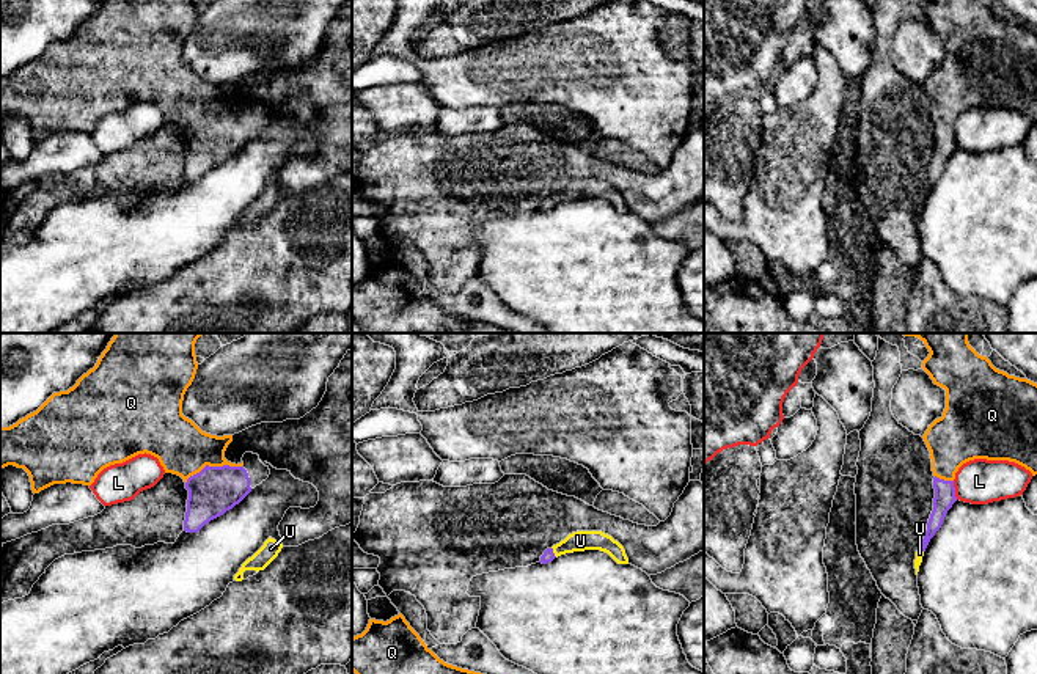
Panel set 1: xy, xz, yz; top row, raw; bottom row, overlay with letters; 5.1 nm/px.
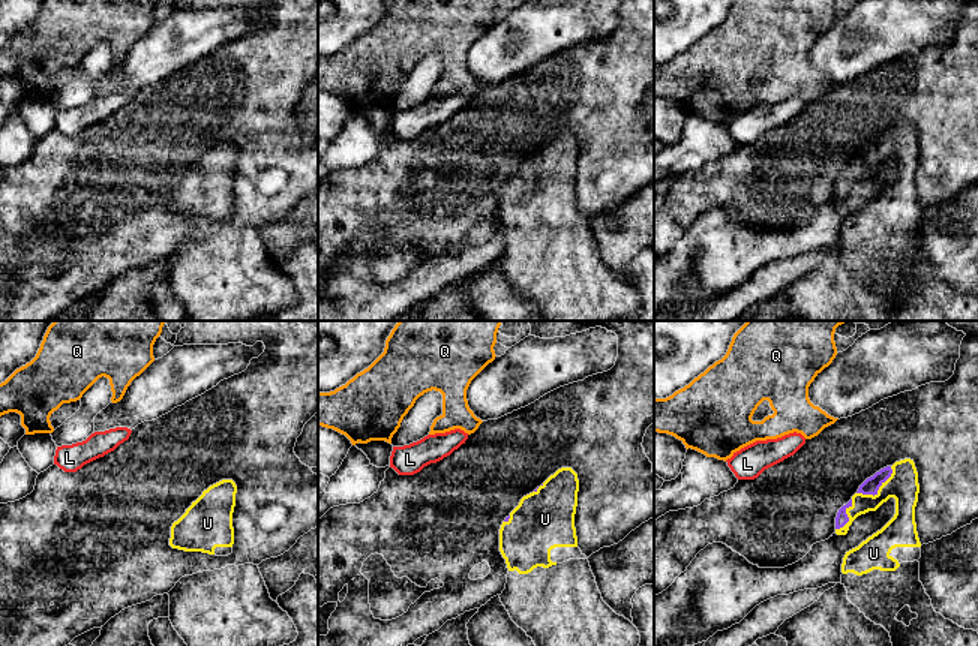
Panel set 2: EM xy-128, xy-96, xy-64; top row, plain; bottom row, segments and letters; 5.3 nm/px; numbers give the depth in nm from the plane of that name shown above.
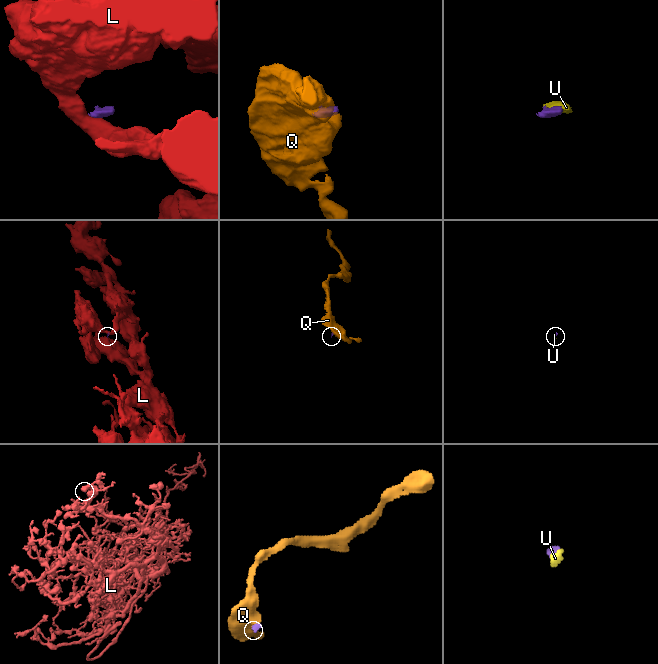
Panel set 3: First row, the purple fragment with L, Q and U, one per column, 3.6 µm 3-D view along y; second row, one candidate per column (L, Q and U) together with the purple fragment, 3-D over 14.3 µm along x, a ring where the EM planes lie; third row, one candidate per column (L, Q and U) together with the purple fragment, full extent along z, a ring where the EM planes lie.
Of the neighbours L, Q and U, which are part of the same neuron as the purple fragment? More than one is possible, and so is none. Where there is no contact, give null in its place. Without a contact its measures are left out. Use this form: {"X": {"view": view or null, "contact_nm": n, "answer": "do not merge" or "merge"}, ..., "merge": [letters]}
{"L": {"view": "yz", "contact_nm": 100, "answer": "do not merge"}, "Q": {"view": "xy", "contact_nm": 300, "answer": "merge"}, "U": {"view": "xz", "contact_nm": 60, "answer": "merge"}, "merge": ["Q", "U"]}

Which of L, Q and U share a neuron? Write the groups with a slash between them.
L / Q U

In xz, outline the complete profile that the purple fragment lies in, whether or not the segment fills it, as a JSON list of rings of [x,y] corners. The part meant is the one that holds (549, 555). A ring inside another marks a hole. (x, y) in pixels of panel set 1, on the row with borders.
[[[577,531],[569,534],[564,540],[547,548],[540,556],[542,564],[551,562],[555,558],[584,550],[600,550],[608,553],[617,564],[628,564],[624,547],[611,536],[602,531]]]

